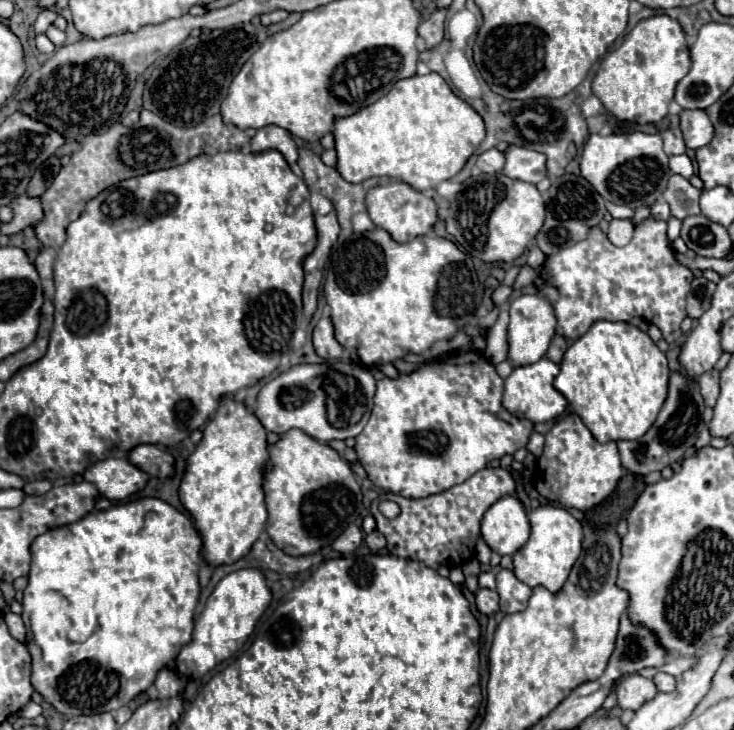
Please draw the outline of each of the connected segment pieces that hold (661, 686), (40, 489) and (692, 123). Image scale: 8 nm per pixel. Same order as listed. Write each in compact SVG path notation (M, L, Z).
M659 672L659 674L655 674L653 682L655 682L657 690L661 690L661 692L673 692L673 690L675 690L675 686L677 686L677 680L675 680L673 676L665 674L665 672Z
M33 480L23 486L23 492L25 494L45 494L49 488L51 488L49 480Z
M699 108L683 110L679 114L679 118L681 118L681 132L683 132L683 140L685 140L687 148L697 150L711 142L713 124L705 110L699 110Z

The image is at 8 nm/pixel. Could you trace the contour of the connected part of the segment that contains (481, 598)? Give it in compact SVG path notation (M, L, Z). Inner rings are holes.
M479 590L477 592L477 610L485 616L497 614L499 612L499 594L495 590Z

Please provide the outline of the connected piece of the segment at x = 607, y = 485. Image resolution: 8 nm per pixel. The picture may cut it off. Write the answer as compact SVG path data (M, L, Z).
M567 414L545 434L545 450L537 460L535 488L537 492L563 506L589 510L613 494L623 476L615 442L599 444L577 414Z

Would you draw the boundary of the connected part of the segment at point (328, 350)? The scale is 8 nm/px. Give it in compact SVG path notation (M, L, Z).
M321 318L317 322L317 326L313 328L313 348L317 352L317 356L331 360L331 358L339 358L343 354L343 348L339 346L339 342L333 336L333 324L329 318Z

